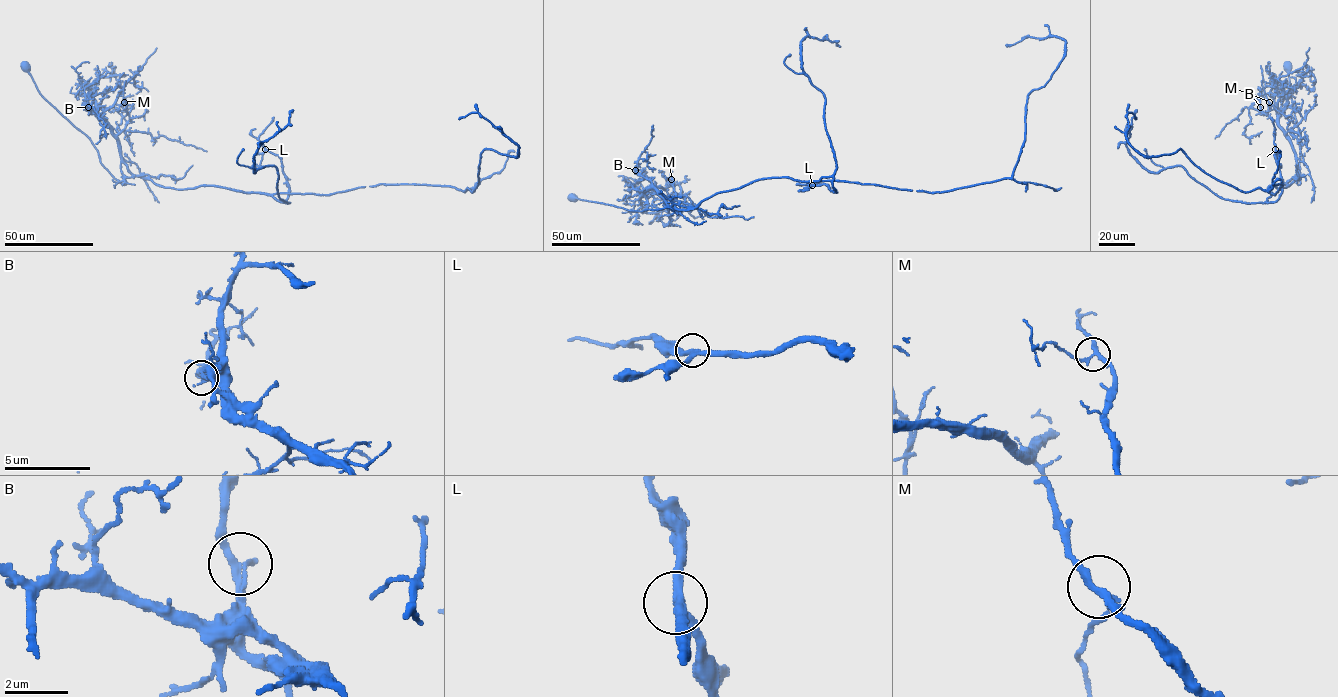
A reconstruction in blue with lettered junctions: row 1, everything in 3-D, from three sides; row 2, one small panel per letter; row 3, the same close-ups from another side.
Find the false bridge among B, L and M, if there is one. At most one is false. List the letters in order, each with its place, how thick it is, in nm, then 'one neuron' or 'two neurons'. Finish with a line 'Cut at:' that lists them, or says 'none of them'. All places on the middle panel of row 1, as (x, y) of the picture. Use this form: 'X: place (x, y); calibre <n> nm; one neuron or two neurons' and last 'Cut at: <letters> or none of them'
B: place (635, 170); calibre 260 nm; two neurons
L: place (812, 185); calibre 300 nm; one neuron
M: place (671, 179); calibre 240 nm; one neuron
Cut at: B

